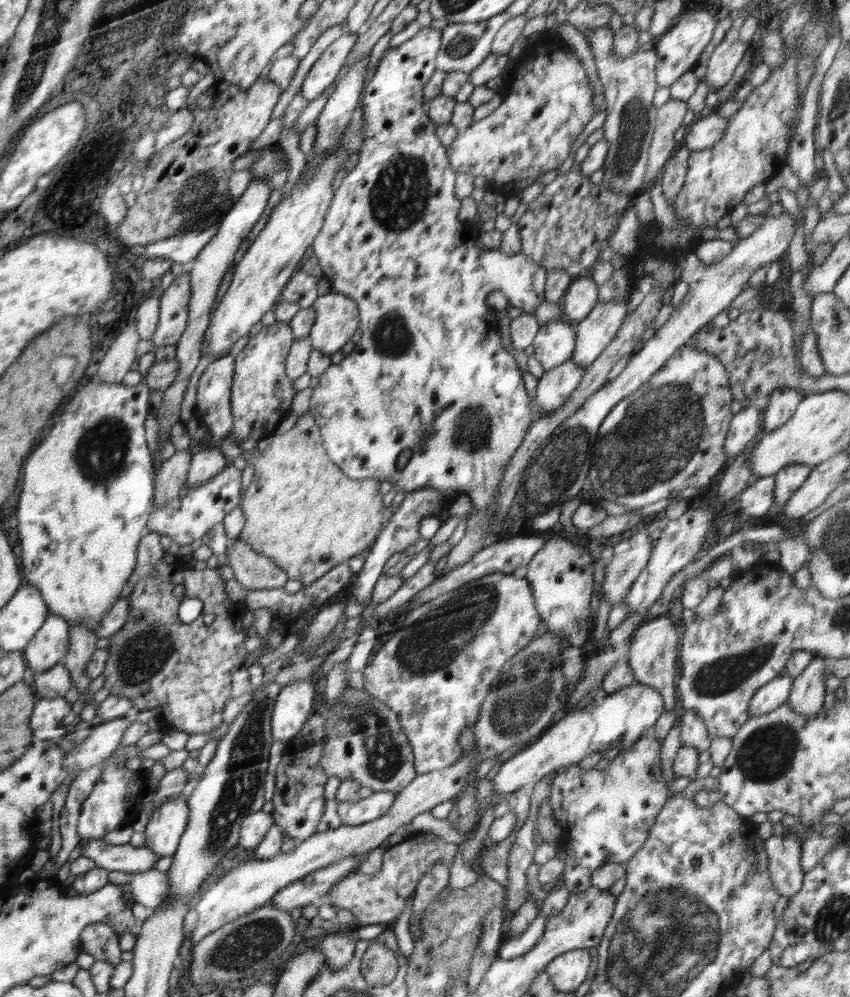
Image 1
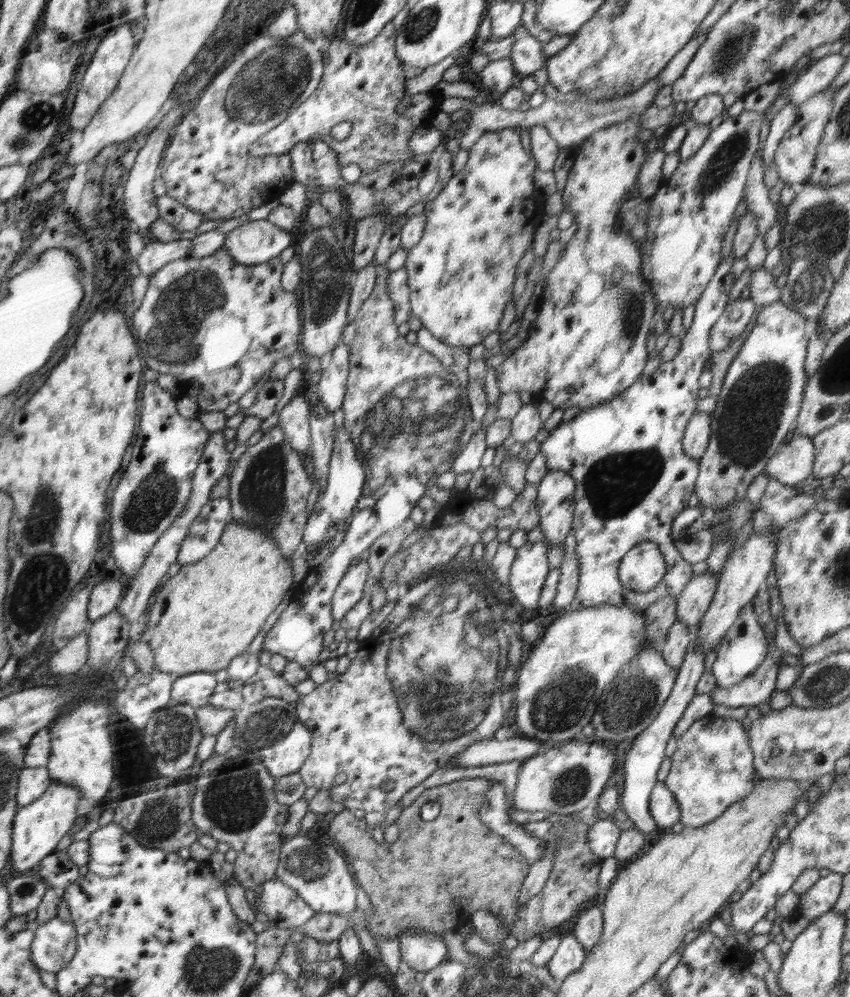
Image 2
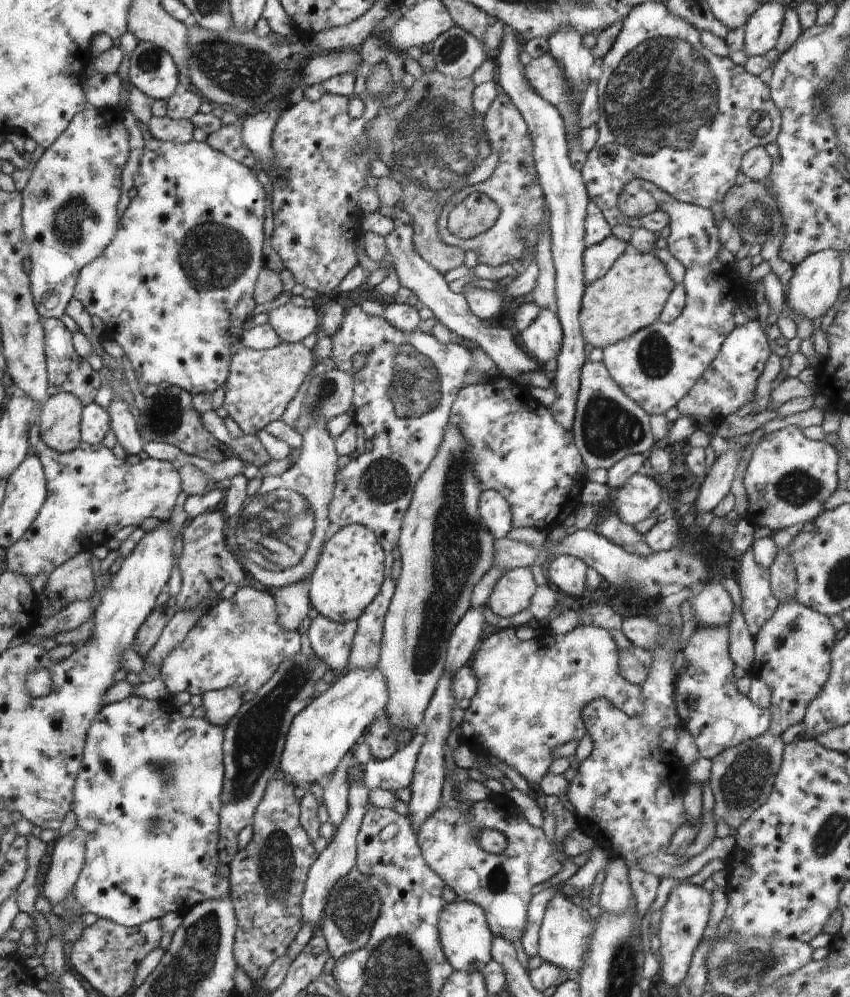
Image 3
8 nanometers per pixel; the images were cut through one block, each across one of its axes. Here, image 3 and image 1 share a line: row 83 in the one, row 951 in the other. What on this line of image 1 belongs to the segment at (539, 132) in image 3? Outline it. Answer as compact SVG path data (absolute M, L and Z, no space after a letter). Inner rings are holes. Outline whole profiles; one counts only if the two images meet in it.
M540 910L538 916L532 921L532 924L518 937L505 938L499 947L497 958L502 960L510 960L517 956L522 956L530 951L540 937L544 933L546 927L547 916L542 914Z

